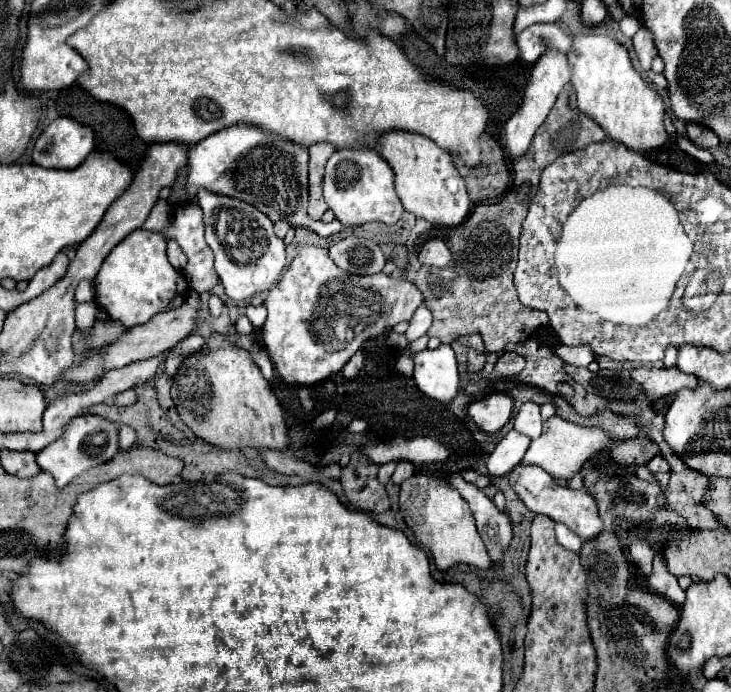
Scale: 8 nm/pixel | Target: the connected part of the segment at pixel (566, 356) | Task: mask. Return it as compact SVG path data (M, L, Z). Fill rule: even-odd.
M557 347L555 353L567 363L567 365L575 365L575 367L587 367L591 361L595 361L595 355L591 351L591 347Z

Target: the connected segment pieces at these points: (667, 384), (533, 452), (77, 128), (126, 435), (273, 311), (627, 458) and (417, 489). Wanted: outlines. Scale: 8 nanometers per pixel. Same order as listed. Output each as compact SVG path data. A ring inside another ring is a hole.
M639 367L639 369L633 369L631 377L643 387L643 393L647 395L647 399L669 397L669 395L675 395L683 387L695 389L699 385L697 377L681 373L677 367L671 367L671 369Z
M551 417L549 421L543 423L543 433L539 439L533 439L523 463L525 465L537 465L541 469L545 469L551 477L555 479L571 479L577 471L581 471L581 467L599 451L609 449L611 445L615 445L617 441L611 439L601 427L585 427L585 425L577 425L571 421L565 421L561 417Z
M57 117L33 145L33 161L49 169L75 169L93 151L93 129L69 117Z
M119 425L119 445L121 449L131 449L137 441L135 431L129 425Z
M307 245L291 261L279 283L271 287L265 299L269 315L261 329L261 339L281 379L297 385L315 385L339 373L343 365L357 353L357 349L363 349L369 339L383 335L401 321L409 321L421 303L423 295L411 281L396 279L383 272L365 277L345 273L331 261L327 249Z
M627 439L617 443L611 449L611 457L617 465L627 465L627 467L639 467L645 465L649 459L653 459L659 453L657 443L647 441L647 439Z
M413 475L401 483L399 503L405 523L415 533L417 541L421 541L427 551L431 551L439 571L447 571L461 563L479 569L489 569L493 565L477 533L475 517L469 503L445 481L429 475Z

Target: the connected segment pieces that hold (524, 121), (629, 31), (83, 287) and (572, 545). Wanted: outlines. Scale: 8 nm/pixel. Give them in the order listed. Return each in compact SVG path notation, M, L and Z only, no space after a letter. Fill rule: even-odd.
M549 51L545 53L535 65L533 65L533 71L531 71L531 81L525 89L525 95L523 95L523 103L519 105L519 109L509 117L509 121L503 125L503 131L505 131L505 139L507 139L507 149L509 149L509 155L511 157L521 157L529 145L531 145L531 139L537 131L537 127L545 121L545 117L549 115L557 95L561 93L561 89L565 87L565 83L569 83L571 79L571 69L569 69L569 63L567 63L567 55L563 53L557 53L557 51Z
M625 15L625 17L621 19L621 31L623 31L623 35L629 37L629 39L637 33L639 27L641 27L641 23L639 23L635 17L631 17L631 15Z
M81 281L79 287L77 287L77 291L75 291L77 303L91 303L91 301L95 301L93 297L95 297L93 283L91 283L91 281Z
M555 527L555 537L557 537L557 543L563 545L565 549L571 549L575 553L581 551L583 541L569 527Z

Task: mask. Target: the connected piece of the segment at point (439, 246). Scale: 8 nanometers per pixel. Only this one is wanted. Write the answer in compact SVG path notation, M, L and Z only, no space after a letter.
M431 237L419 251L419 261L433 267L447 267L451 263L451 251L441 237Z

